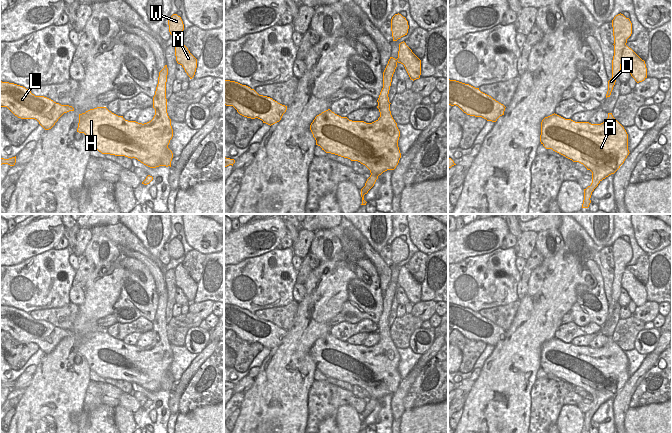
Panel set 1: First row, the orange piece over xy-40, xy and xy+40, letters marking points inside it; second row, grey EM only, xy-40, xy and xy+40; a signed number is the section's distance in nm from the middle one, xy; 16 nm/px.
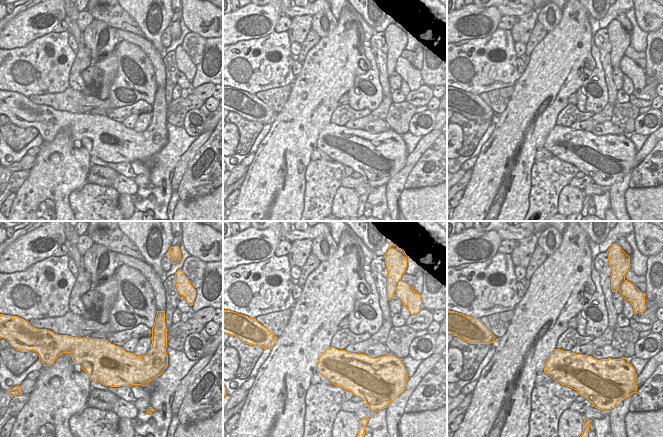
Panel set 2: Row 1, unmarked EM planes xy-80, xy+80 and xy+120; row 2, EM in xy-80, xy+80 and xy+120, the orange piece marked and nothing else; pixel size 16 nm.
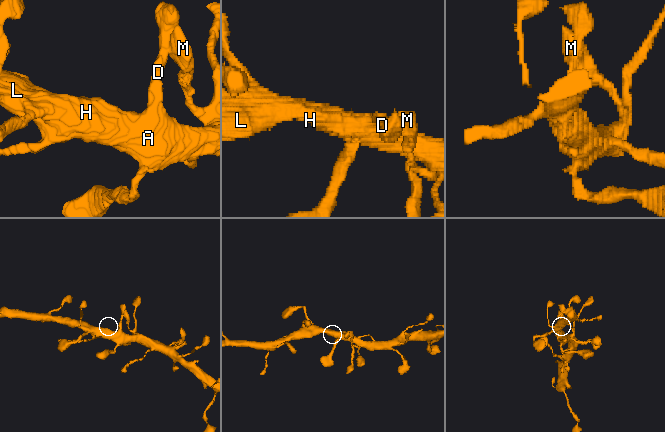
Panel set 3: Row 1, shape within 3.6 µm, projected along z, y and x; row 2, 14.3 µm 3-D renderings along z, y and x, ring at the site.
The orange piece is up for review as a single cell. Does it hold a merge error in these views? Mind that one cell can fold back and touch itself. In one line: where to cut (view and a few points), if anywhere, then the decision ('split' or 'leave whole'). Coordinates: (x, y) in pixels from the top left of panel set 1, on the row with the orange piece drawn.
cut none; leave whole

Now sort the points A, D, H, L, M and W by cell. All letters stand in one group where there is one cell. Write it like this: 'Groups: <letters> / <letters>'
Groups: A D H L M W

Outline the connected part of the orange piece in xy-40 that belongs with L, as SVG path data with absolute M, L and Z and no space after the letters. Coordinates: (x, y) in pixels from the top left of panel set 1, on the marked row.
M0 81L0 107L7 107L21 119L35 119L45 129L51 129L58 119L74 108L61 105L44 96L35 96L23 86Z

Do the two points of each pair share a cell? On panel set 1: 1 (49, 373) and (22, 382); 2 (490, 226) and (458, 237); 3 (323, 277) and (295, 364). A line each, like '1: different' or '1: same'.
1: different
2: same
3: same

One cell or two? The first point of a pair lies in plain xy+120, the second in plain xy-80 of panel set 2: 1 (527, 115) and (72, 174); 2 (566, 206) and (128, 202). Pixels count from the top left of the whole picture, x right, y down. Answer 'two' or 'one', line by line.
1: one
2: one

